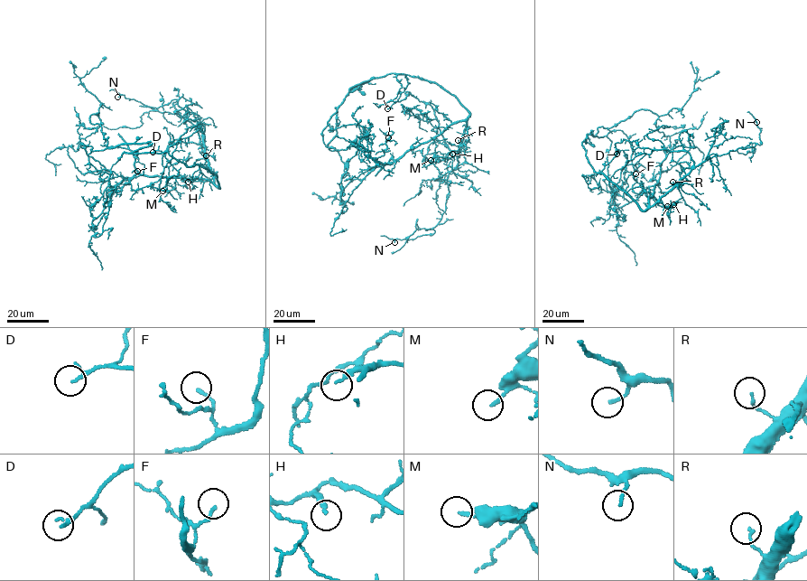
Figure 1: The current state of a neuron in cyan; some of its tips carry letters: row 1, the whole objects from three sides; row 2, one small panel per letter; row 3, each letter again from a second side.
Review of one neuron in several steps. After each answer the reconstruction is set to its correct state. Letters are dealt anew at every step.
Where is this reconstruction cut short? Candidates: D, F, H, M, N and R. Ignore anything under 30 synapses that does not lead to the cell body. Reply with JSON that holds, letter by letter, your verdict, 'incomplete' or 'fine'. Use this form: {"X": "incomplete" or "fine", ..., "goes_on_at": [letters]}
{"D": "fine", "F": "fine", "H": "fine", "M": "fine", "N": "fine", "R": "fine", "goes_on_at": []}

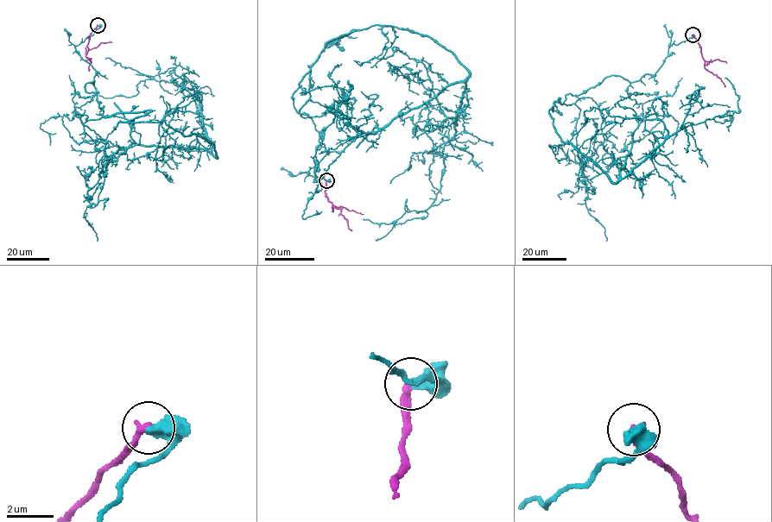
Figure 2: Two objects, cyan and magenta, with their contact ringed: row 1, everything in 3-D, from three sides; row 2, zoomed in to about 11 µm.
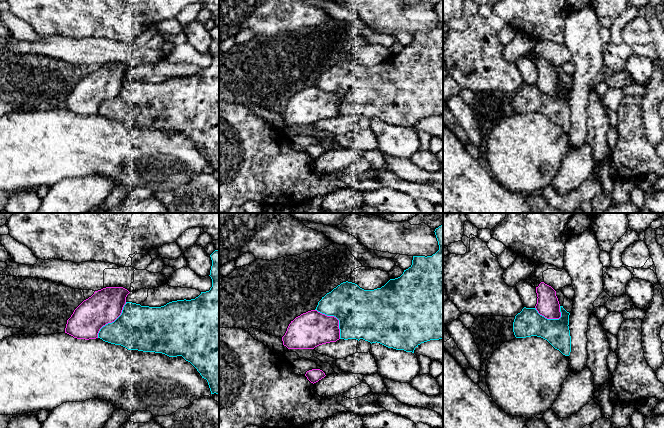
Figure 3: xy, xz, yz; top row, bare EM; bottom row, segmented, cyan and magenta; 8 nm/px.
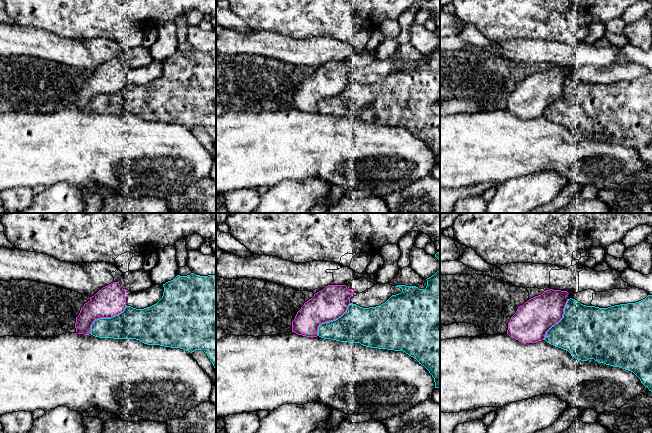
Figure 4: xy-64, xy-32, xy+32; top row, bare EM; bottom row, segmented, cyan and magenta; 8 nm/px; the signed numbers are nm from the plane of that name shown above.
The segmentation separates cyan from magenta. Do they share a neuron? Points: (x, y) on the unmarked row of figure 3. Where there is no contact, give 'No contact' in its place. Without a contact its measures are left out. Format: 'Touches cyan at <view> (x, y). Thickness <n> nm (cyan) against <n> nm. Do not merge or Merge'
Touches cyan at xz (336, 93). Thickness 400 nm (cyan) against 280 nm. Do not merge

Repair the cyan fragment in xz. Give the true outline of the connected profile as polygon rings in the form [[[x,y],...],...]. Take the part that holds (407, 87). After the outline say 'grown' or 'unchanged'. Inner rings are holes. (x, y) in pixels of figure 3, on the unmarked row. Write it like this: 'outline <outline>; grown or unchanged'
outline [[[443,1],[436,4],[434,8],[438,17],[439,26],[432,32],[413,32],[412,41],[408,45],[404,46],[400,53],[390,55],[384,62],[374,66],[364,66],[357,60],[346,57],[322,73],[322,75],[318,78],[315,86],[327,92],[334,92],[339,96],[340,115],[356,115],[358,117],[363,115],[370,118],[371,120],[377,118],[388,124],[404,126],[406,128],[412,129],[414,129],[415,124],[418,123],[421,119],[430,116],[443,115]]]; unchanged

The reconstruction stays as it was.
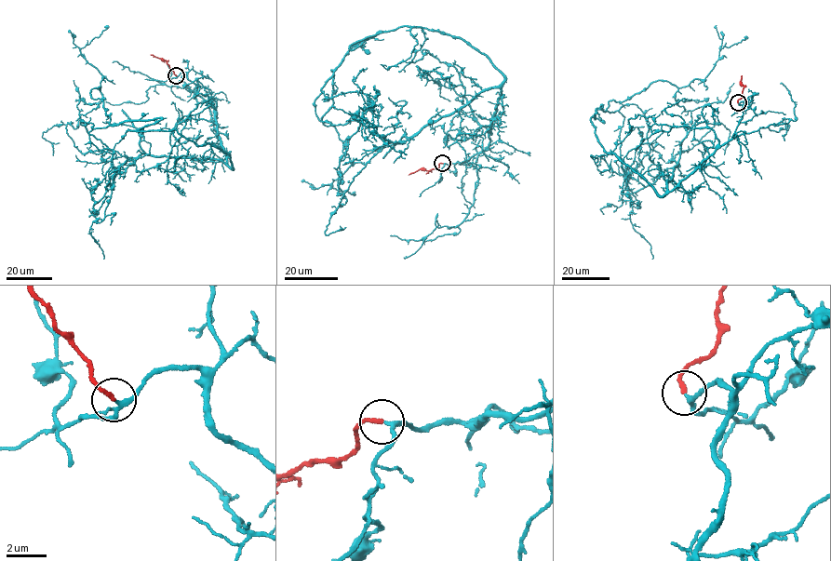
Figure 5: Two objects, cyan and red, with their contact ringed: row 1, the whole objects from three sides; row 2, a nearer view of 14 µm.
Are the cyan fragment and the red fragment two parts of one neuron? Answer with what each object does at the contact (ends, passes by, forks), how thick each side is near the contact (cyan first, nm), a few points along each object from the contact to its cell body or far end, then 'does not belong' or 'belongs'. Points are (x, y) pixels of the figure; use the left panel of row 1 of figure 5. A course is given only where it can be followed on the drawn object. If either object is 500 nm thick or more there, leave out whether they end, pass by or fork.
cyan passes by; red ends; calibres 190 and 200 nm; course cyan (177, 75), (214, 107), (233, 168), (174, 129), (128, 130), (161, 117), (109, 124), (80, 50), (107, 25); course red (177, 75), (167, 61), (150, 55); belongs

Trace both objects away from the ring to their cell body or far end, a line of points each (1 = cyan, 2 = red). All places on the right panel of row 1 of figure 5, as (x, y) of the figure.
1: (738, 102), (730, 140), (660, 196), (605, 151), (590, 119), (656, 81), (704, 79), (720, 48), (746, 36)
2: (738, 102), (743, 87), (742, 75)

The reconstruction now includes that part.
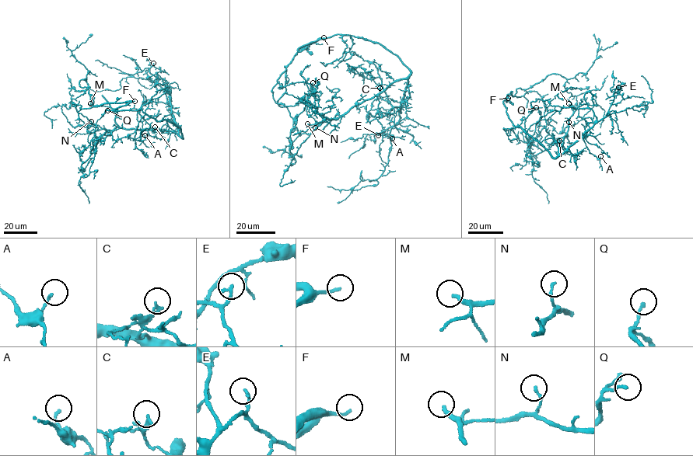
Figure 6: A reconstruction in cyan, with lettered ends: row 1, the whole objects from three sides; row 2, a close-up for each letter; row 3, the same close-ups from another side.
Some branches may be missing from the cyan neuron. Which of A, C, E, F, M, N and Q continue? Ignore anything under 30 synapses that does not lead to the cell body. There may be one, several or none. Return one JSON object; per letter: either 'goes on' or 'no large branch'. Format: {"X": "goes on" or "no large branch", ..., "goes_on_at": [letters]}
{"A": "no large branch", "C": "no large branch", "E": "no large branch", "F": "goes on", "M": "goes on", "N": "no large branch", "Q": "no large branch", "goes_on_at": ["F", "M"]}

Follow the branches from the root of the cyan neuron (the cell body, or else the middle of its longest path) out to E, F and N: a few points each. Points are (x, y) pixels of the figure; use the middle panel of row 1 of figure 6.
E: (373, 42), (394, 53), (410, 71), (400, 105), (399, 120), (383, 132), (375, 134), (378, 135)
F: (373, 42), (337, 34), (304, 44), (298, 50), (302, 51), (312, 42), (323, 37)
N: (373, 42), (399, 57), (409, 74), (353, 106), (341, 117), (326, 119), (315, 127)

